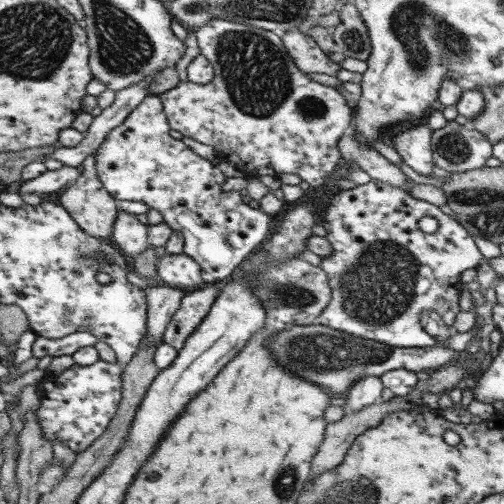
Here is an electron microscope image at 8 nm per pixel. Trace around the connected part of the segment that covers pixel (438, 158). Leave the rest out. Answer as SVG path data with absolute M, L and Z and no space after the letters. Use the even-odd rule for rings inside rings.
M451 120L446 121L443 128L432 130L430 149L435 167L446 170L447 173L463 172L485 167L485 160L492 156L492 144L484 134L475 131L468 123L461 125Z

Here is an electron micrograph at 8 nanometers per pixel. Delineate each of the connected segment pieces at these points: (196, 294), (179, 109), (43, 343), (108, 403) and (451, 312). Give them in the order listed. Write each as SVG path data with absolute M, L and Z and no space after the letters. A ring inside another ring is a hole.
M209 283L201 290L188 293L179 310L172 316L164 334L164 342L180 351L187 339L203 324L208 312L224 291L223 283Z
M213 20L209 24L205 24L203 28L194 30L200 54L206 56L213 65L216 72L216 78L209 84L197 84L187 80L186 82L179 82L179 84L172 89L168 89L160 96L164 101L164 109L168 115L168 121L172 125L172 129L180 132L182 135L192 138L207 146L212 146L217 152L221 152L227 156L228 160L236 165L236 168L244 174L261 175L261 176L275 176L279 174L296 174L303 182L312 188L324 183L332 170L336 167L340 159L340 151L337 147L338 140L341 139L341 134L345 132L345 128L349 126L351 114L349 108L345 106L345 100L341 98L339 92L335 92L329 86L321 86L317 82L311 82L305 78L306 74L301 72L301 69L296 65L296 61L289 54L288 48L284 46L284 41L275 32L262 30L261 28L253 27L249 24L241 22L232 22L229 20Z
M79 331L65 338L53 339L45 336L37 336L32 345L32 356L43 358L43 356L73 355L82 348L96 346L100 340L92 333Z
M99 360L91 366L73 365L61 374L45 373L39 384L44 397L38 422L49 443L63 441L77 456L88 451L105 435L115 418L124 394L124 364Z
M371 179L351 189L332 192L320 208L319 222L325 229L325 240L331 245L331 254L320 257L318 267L327 277L330 299L316 316L316 322L333 330L388 344L395 348L430 347L436 340L420 325L422 310L434 310L446 324L453 324L459 312L459 276L467 268L476 268L481 260L469 233L452 217L441 212L438 206L418 200L403 189ZM422 216L437 220L437 229L428 234L417 227Z

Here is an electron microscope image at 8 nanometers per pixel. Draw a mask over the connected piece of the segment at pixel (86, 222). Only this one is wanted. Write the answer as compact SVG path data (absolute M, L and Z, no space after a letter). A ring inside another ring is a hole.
M96 153L87 157L83 164L83 174L59 196L59 202L64 205L72 217L80 224L85 232L101 238L101 240L111 241L113 227L116 226L117 215L120 214L120 205L117 199L104 187L100 175L96 169Z

